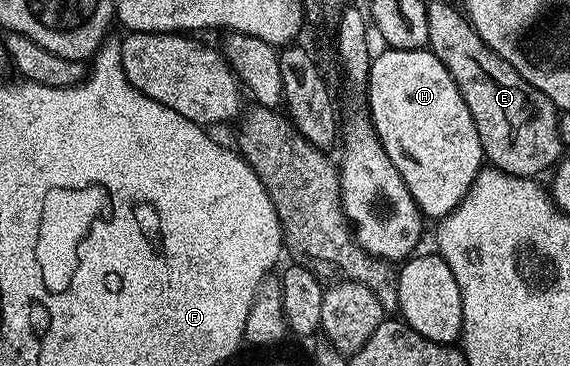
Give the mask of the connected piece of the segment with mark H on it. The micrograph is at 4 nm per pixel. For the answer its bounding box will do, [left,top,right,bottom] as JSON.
[368,49,484,221]

